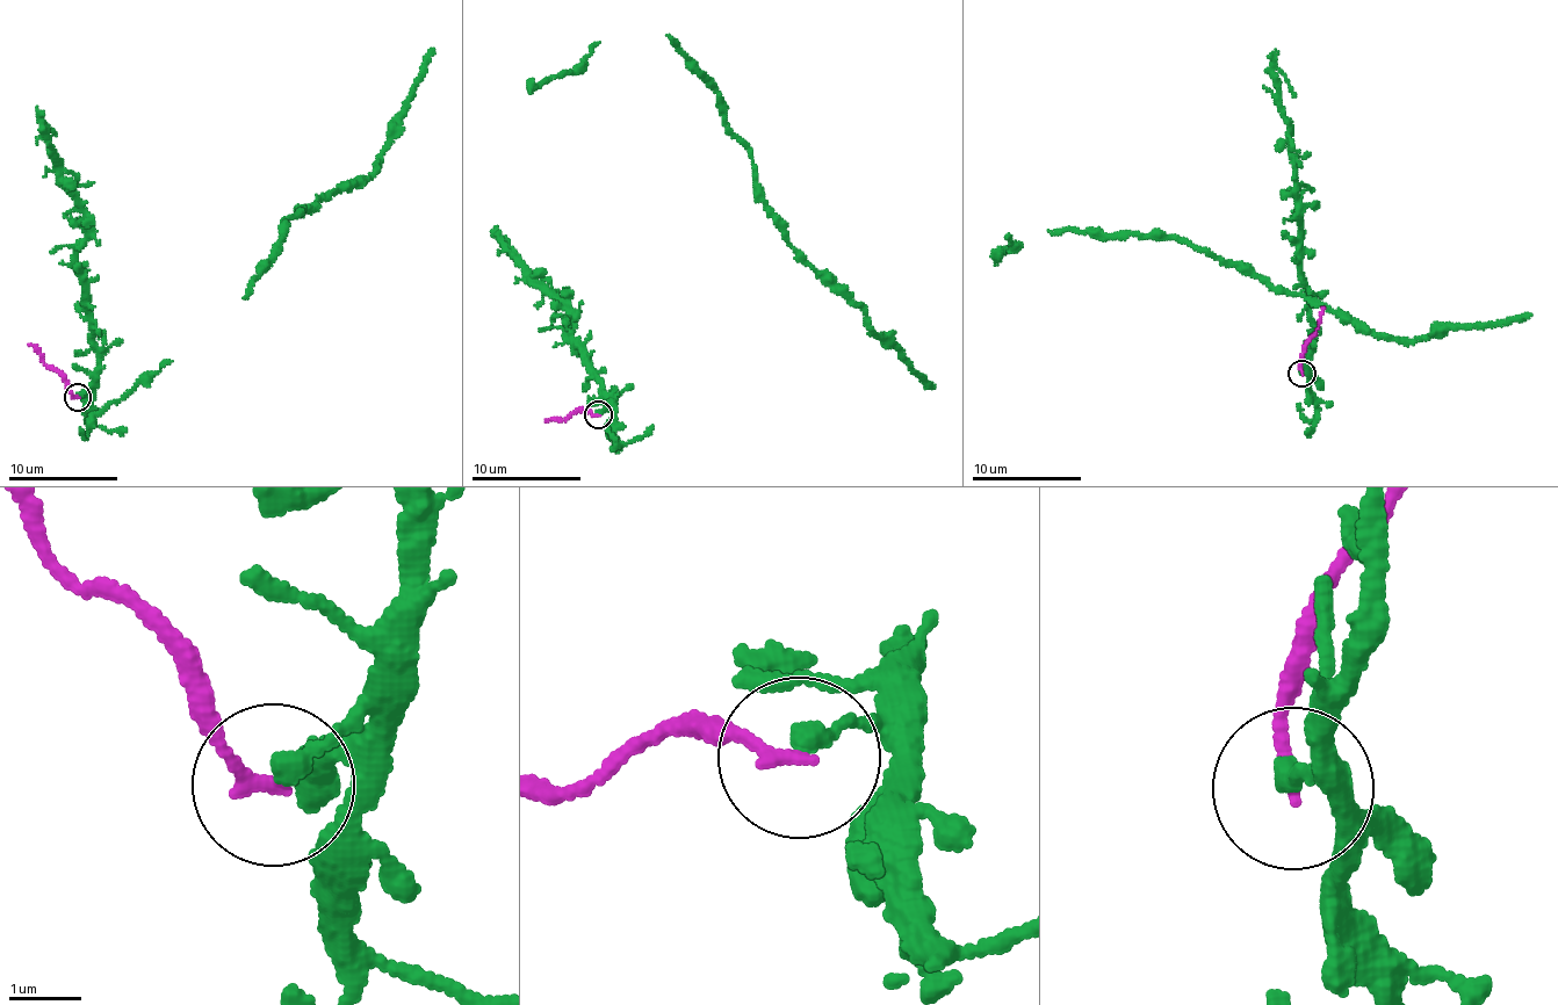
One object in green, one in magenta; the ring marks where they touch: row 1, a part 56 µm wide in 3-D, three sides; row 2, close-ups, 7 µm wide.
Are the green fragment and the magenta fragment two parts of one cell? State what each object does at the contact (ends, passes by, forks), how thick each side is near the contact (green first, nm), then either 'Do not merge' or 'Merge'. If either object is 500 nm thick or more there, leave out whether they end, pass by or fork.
At the ring green ends. At the ring magenta ends. Thickness 280 nm (green) against 190 nm. Do not merge

